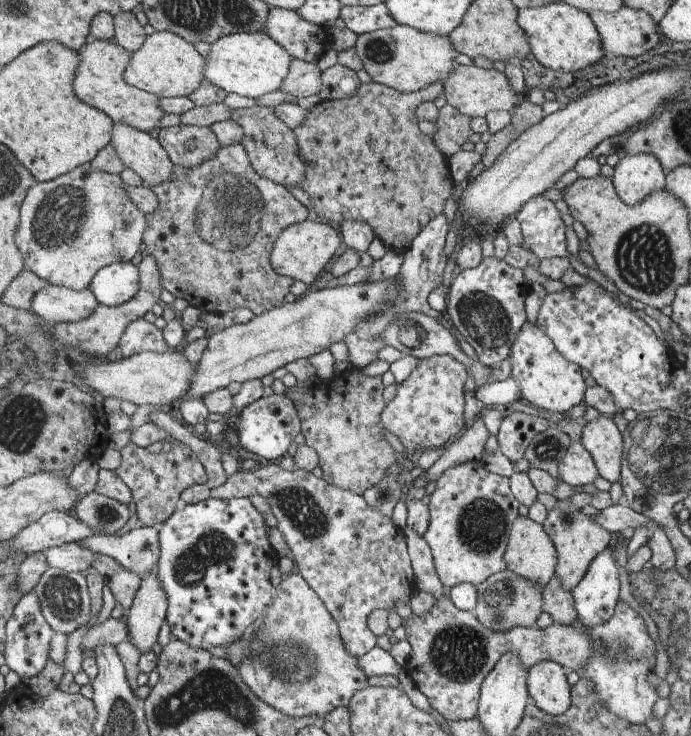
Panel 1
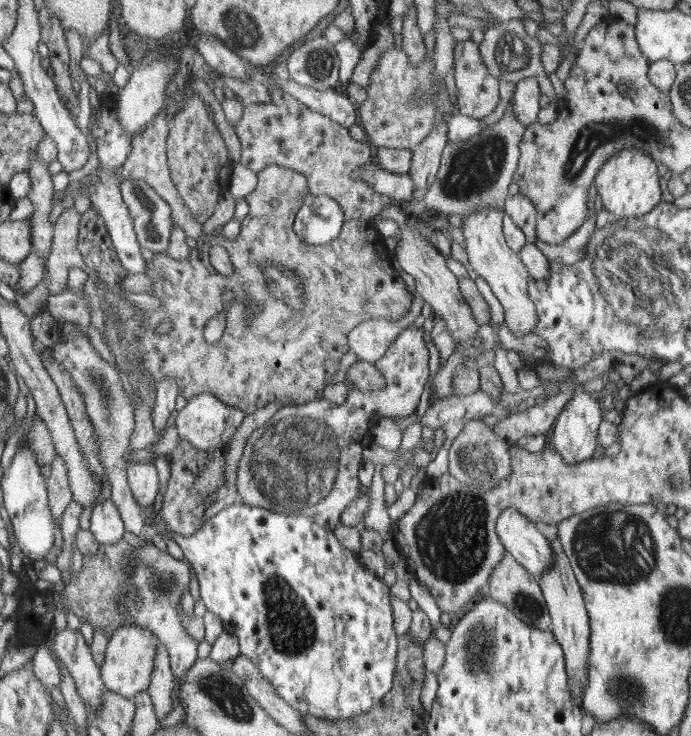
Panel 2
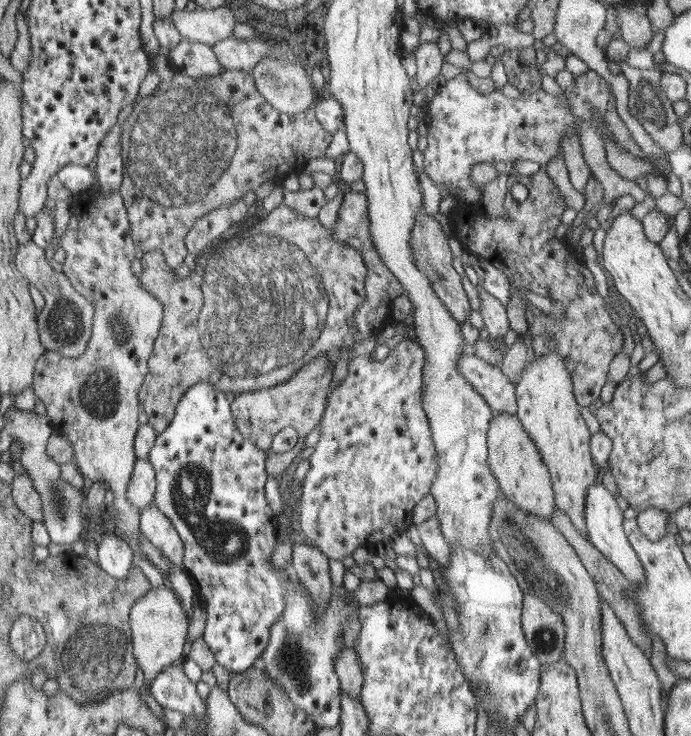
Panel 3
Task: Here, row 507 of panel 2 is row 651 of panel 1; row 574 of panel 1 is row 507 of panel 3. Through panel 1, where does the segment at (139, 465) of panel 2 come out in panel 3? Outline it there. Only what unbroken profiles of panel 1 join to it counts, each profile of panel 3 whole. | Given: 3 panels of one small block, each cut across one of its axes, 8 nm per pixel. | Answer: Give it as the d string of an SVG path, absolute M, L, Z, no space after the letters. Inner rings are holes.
M153 502L140 510L139 528L145 538L161 551L171 563L181 566L183 547L170 520Z

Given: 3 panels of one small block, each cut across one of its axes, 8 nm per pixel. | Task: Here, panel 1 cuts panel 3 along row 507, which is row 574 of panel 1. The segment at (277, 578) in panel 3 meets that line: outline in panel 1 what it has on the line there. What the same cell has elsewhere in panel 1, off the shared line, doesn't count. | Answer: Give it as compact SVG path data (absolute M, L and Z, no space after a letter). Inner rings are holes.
M210 496L171 513L158 526L158 532L160 553L154 570L165 592L165 622L174 638L206 651L241 638L245 628L261 618L263 608L273 596L269 570L275 564L275 552L267 542L267 528L259 512L251 506L247 497L216 499Z

